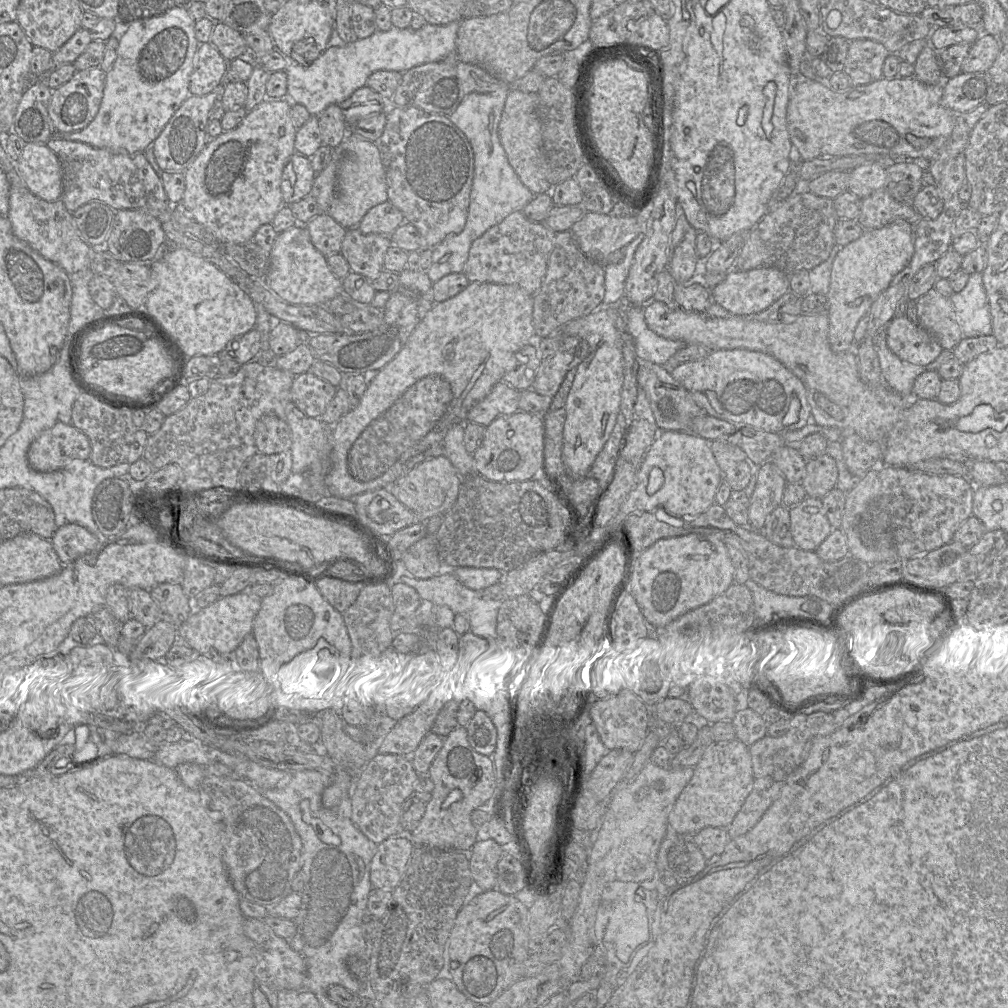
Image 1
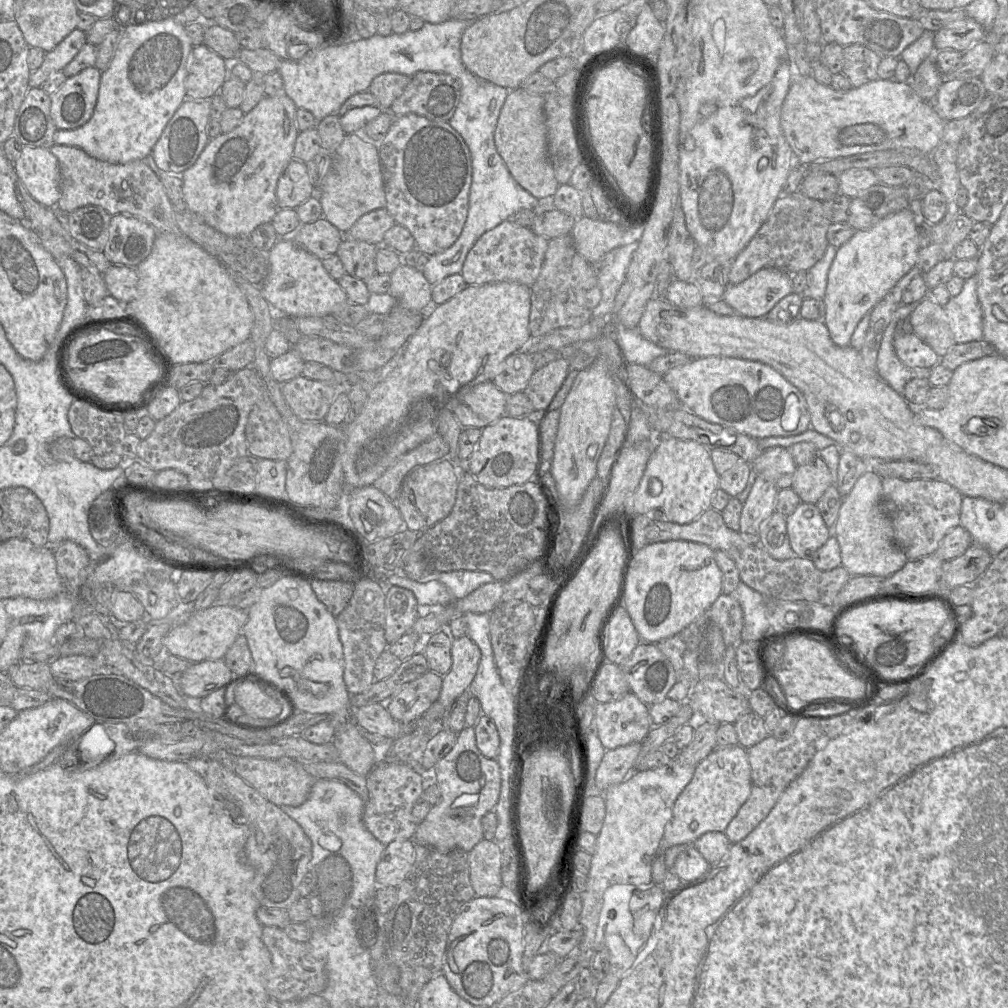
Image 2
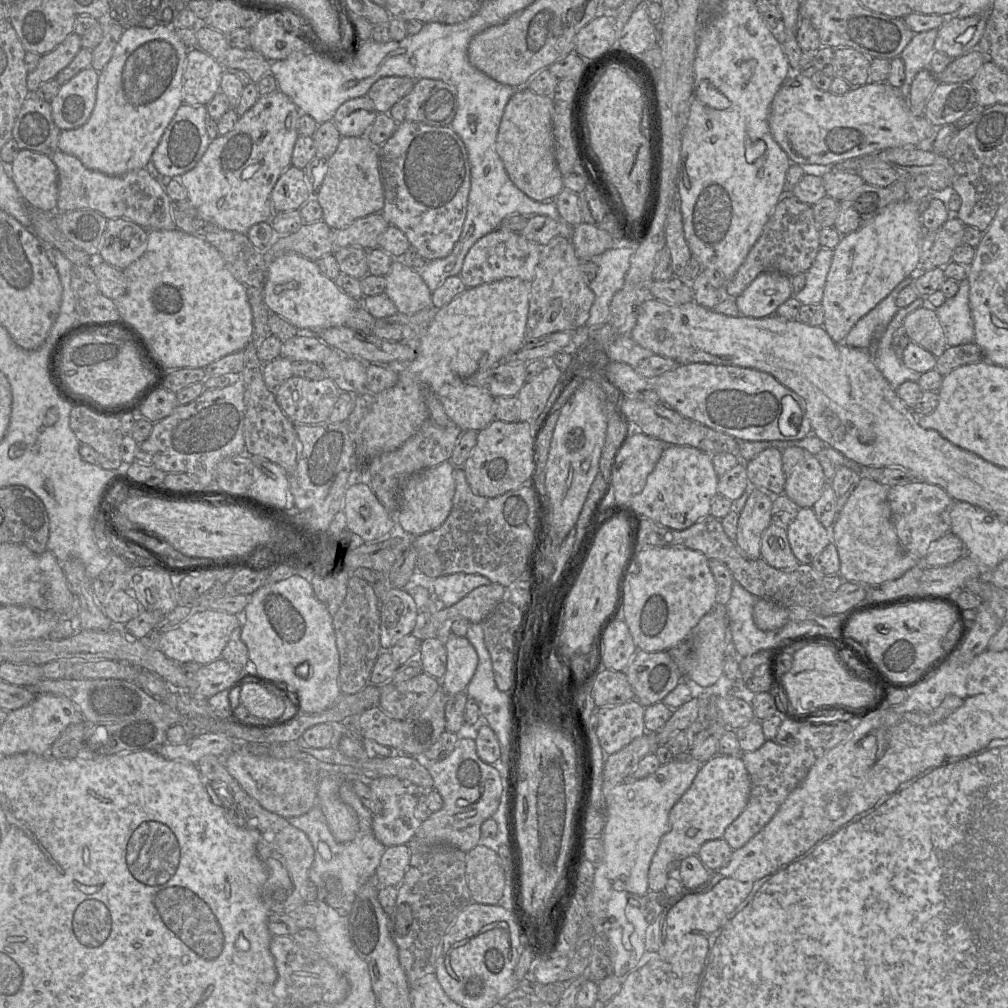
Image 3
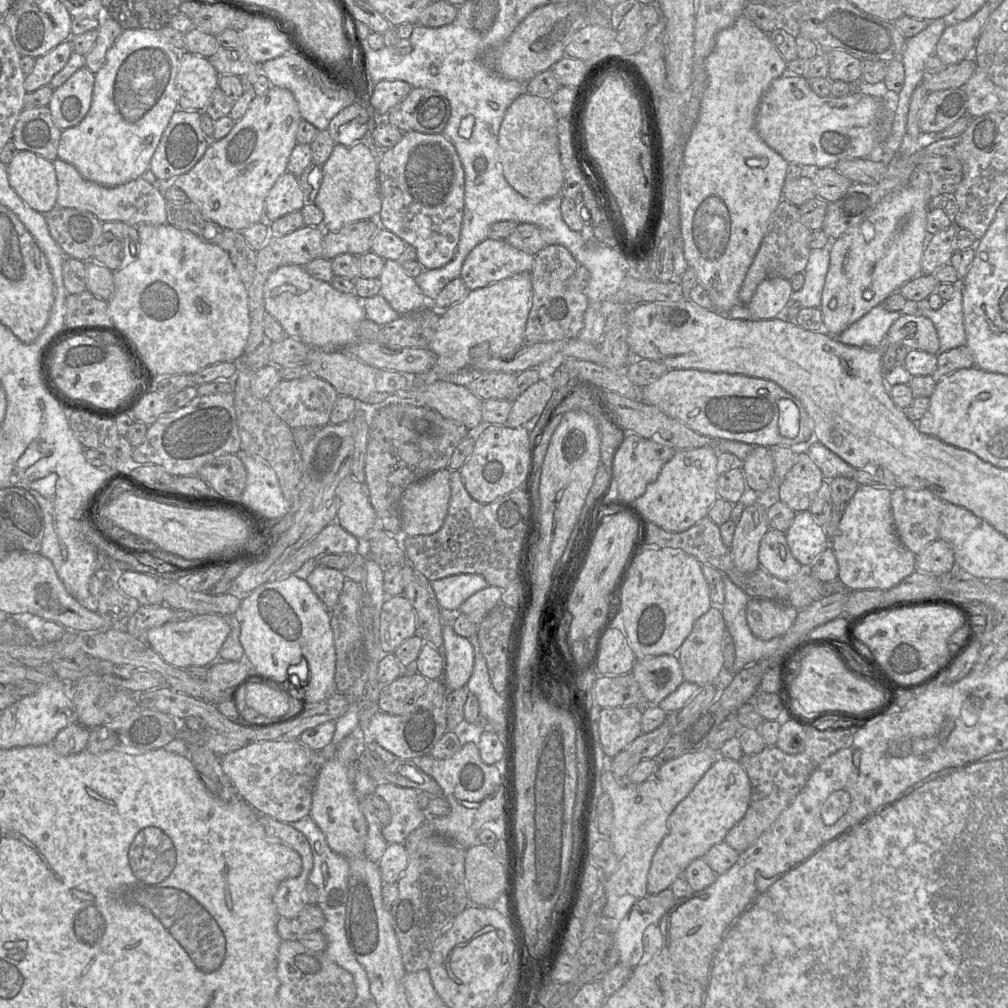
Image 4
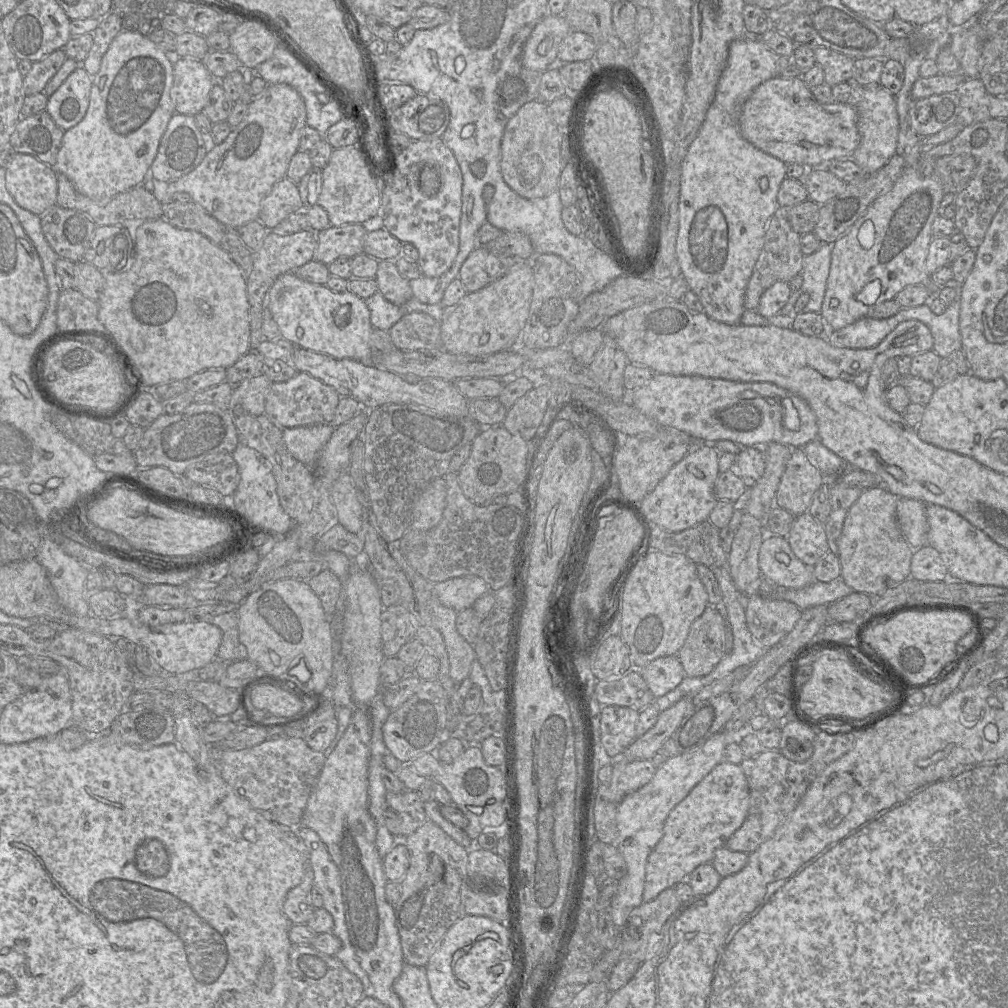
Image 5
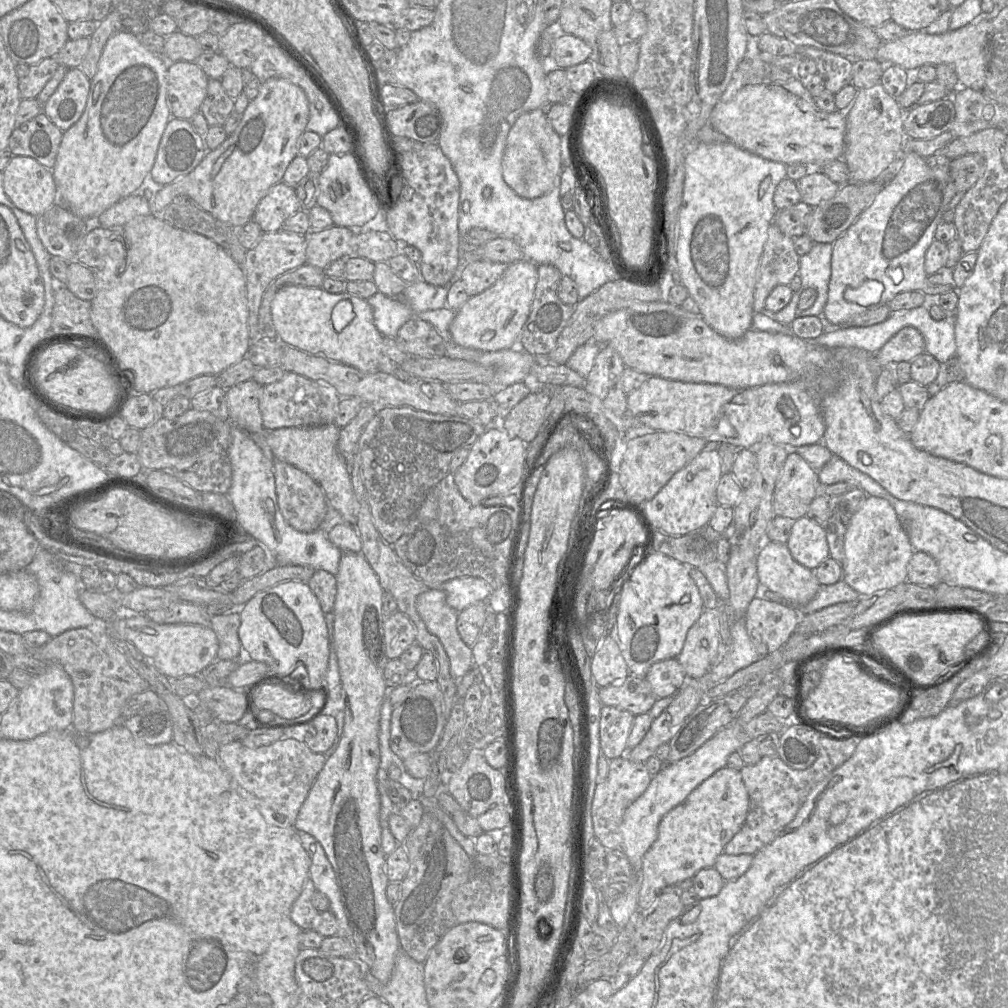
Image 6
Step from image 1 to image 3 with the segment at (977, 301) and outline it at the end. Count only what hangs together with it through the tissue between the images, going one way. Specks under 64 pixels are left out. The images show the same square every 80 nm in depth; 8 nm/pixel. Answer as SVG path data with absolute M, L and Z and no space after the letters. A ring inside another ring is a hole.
M964 279L959 282L956 295L946 299L943 305L935 307L926 298L922 301L921 307L934 310L938 316L948 347L974 342L975 331L969 292L969 281Z

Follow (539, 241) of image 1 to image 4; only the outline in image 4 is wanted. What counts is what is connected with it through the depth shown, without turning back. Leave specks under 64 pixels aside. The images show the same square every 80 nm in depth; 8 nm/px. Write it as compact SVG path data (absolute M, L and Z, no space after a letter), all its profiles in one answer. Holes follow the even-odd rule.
M487 238L466 257L460 277L469 290L486 287L522 272L531 272L534 256L511 246L506 240Z

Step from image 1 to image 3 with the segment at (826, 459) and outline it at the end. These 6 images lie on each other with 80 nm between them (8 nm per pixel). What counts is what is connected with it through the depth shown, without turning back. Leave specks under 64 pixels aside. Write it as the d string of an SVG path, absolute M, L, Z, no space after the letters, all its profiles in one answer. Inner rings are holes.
M806 453L804 459L786 474L783 493L799 508L812 507L825 484L825 474L816 455Z

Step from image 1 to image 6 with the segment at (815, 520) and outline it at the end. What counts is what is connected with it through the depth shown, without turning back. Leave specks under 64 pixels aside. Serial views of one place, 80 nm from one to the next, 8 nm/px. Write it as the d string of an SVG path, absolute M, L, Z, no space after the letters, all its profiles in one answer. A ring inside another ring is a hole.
M806 515L794 521L786 545L792 557L812 571L830 556L824 528Z

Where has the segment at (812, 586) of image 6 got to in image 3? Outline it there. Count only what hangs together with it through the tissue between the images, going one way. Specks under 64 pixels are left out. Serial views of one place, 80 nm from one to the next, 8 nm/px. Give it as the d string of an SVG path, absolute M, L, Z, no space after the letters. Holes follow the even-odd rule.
M771 523L761 537L760 555L770 566L790 572L799 562L794 556L786 533L786 527Z

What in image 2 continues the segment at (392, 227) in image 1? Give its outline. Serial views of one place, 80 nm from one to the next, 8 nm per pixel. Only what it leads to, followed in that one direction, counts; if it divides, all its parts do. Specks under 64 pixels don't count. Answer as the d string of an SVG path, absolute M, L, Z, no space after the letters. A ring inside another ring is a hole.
M386 208L373 210L361 216L344 237L381 246L385 233L395 224Z

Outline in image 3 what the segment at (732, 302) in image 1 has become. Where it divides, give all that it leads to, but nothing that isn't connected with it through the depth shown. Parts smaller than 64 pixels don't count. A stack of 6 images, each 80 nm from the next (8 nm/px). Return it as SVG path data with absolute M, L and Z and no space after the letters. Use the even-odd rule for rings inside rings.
M776 271L760 273L747 288L735 298L741 316L764 318L775 314L776 309L793 295L789 276Z

